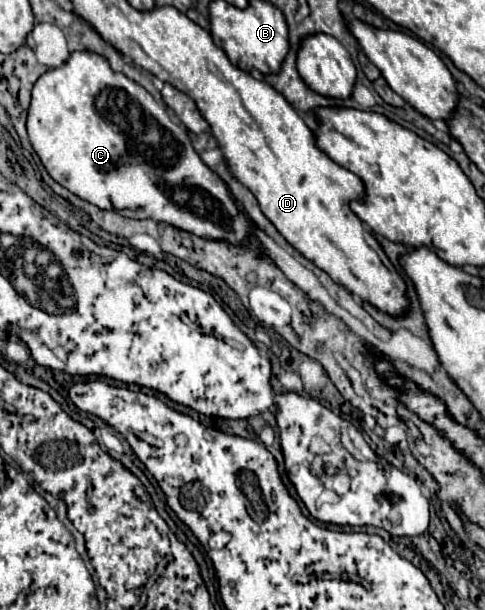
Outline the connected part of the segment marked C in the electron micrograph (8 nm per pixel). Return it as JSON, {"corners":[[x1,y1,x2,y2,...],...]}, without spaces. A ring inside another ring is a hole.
{"corners":[[72,52,66,64,38,78,28,110,28,136,48,174,72,194,102,210,128,210,134,212,134,218,152,218,208,240,240,244,248,242,252,234,250,220,236,208,228,186,192,148,186,128,172,120,166,108,140,84,114,72,108,60,94,52]]}

